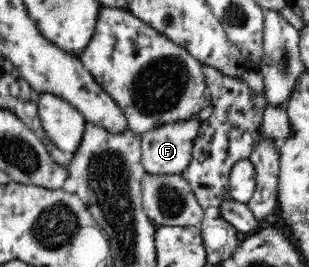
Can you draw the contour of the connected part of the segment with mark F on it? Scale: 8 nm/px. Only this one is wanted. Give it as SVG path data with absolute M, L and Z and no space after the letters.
M197 117L168 123L140 134L145 173L179 174L191 161L193 139L201 122Z

